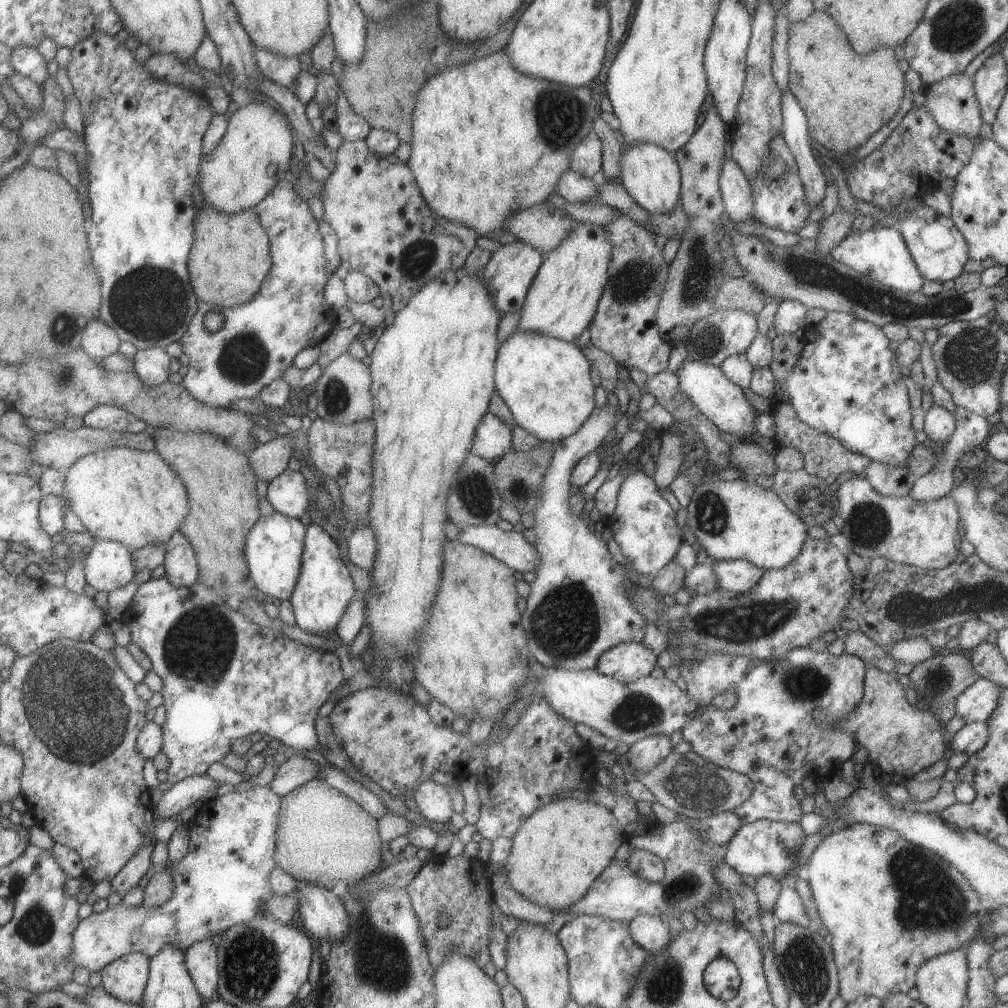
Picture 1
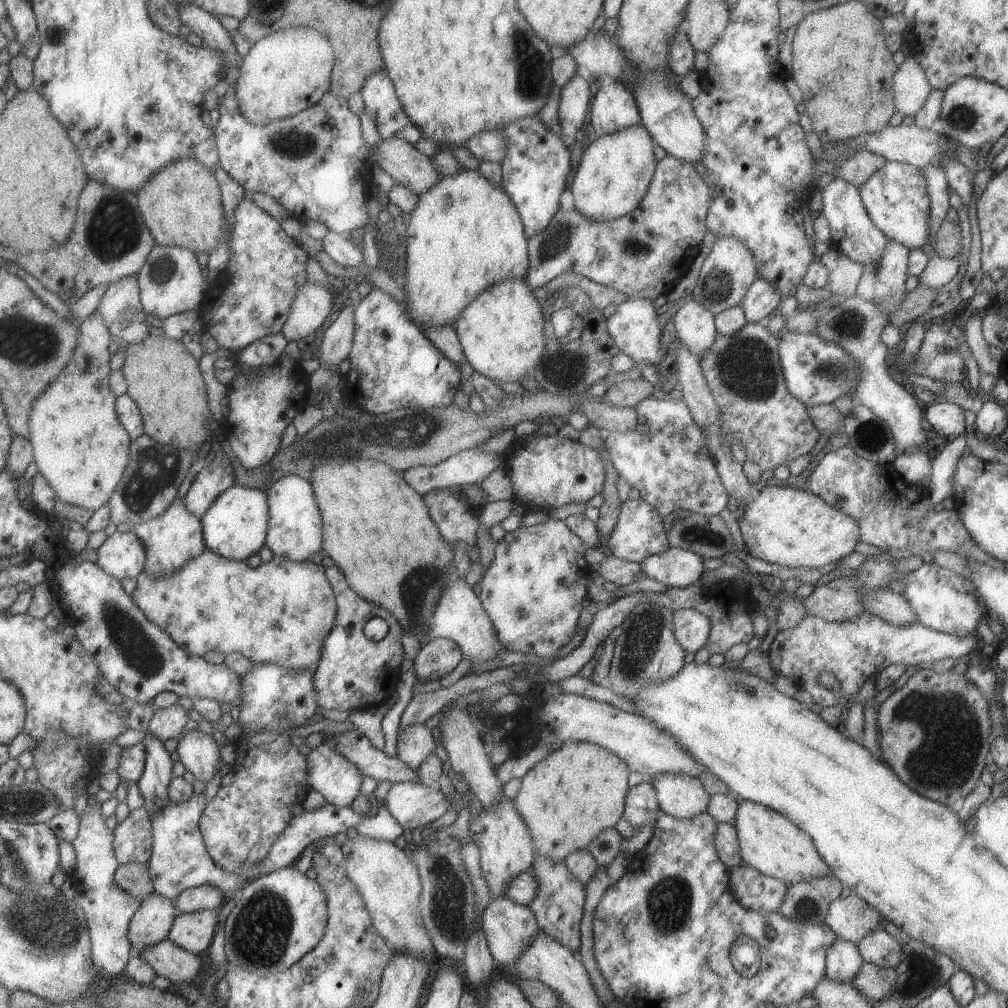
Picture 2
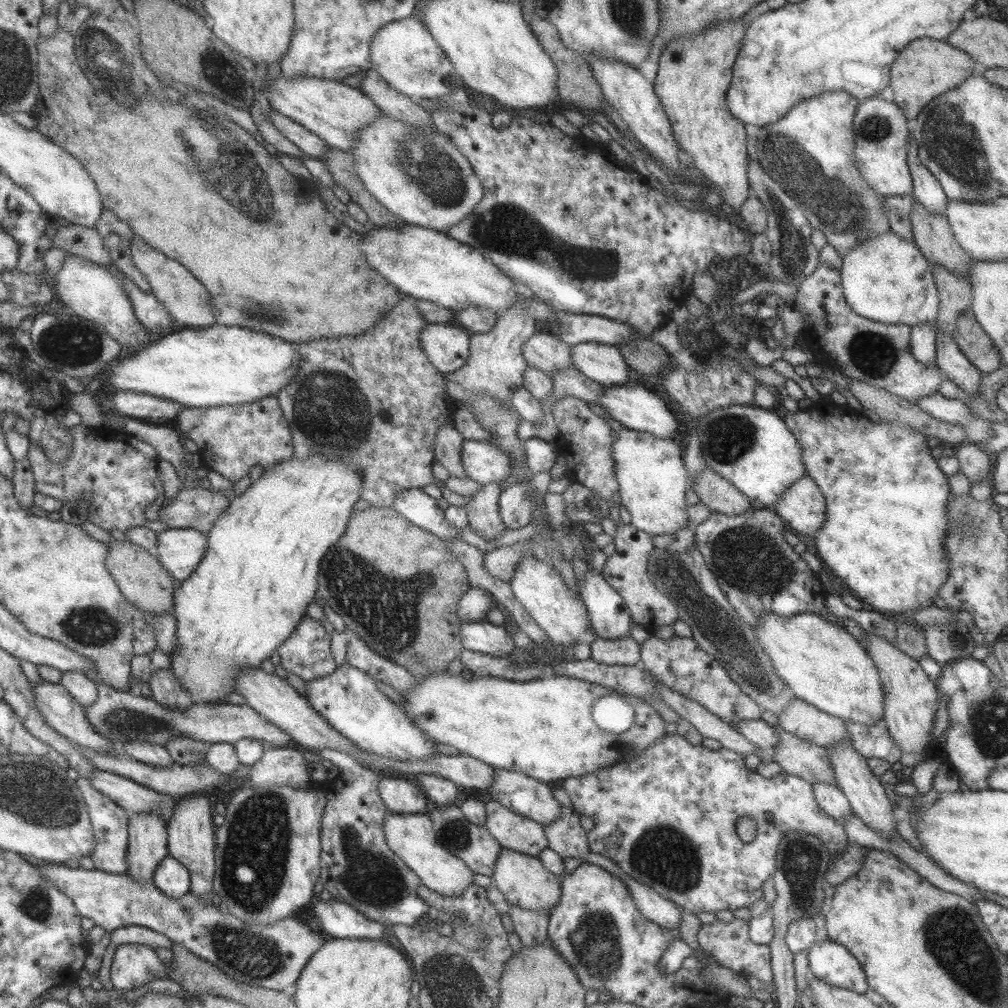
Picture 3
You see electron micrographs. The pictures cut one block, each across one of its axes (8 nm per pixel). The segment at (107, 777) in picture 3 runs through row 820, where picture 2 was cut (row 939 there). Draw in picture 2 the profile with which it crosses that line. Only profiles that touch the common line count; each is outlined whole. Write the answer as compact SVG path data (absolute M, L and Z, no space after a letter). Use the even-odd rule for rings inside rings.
M165 938L152 947L146 948L137 956L145 960L156 975L170 980L171 987L182 982L197 986L193 983L193 978L197 976L203 964L201 958L195 953L175 946L169 939Z

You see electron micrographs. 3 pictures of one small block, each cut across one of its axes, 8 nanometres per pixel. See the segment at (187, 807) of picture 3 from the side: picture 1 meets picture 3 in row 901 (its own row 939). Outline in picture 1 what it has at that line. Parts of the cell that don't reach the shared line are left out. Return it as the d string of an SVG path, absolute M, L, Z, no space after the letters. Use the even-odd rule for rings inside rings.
M211 939L194 942L184 950L185 968L203 1002L217 997L217 950Z

